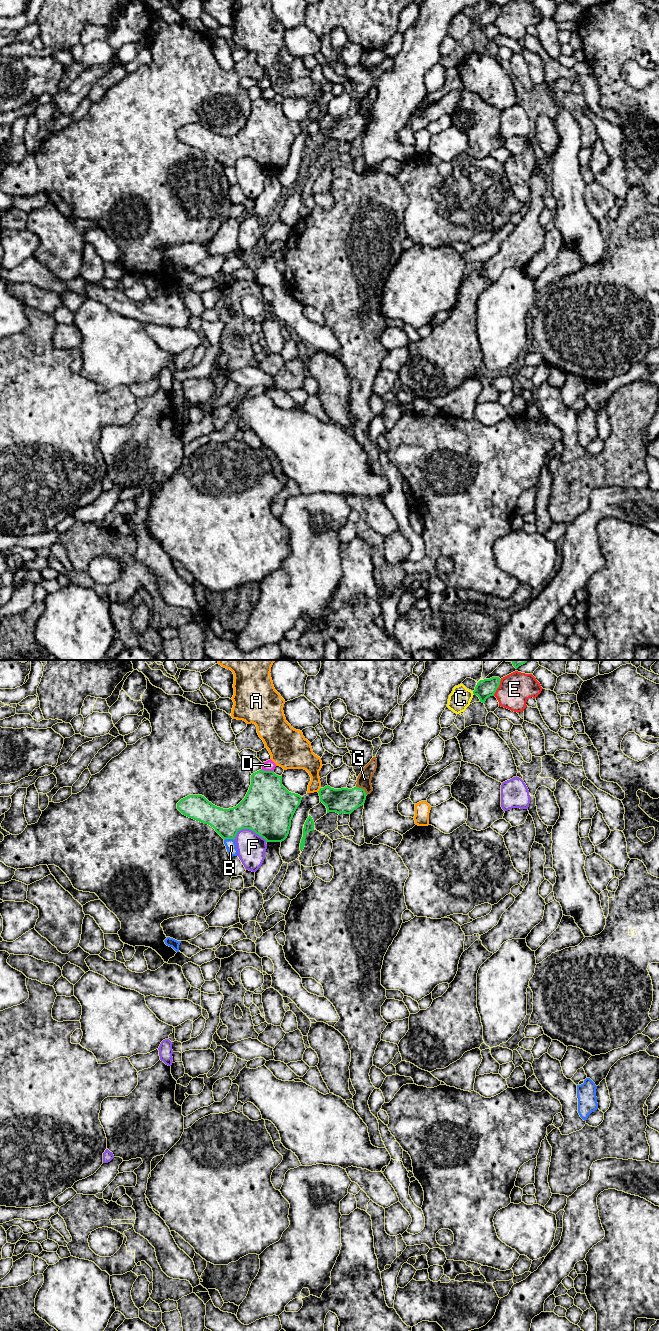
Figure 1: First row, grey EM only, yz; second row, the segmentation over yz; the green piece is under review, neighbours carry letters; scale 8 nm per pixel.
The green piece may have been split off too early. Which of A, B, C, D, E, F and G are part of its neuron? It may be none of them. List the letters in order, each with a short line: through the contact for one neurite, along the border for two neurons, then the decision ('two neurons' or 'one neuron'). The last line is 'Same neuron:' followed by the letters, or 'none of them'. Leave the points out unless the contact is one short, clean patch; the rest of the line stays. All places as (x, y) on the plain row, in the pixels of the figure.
A: two neurons
B: two neurons
C: yz (472, 19), (474, 22) | two neurons
D: two neurons
E: two neurons
F: two neurons
G: yz (344, 128), (352, 127), (362, 117), (364, 107) | one neuron
Same neuron: G

